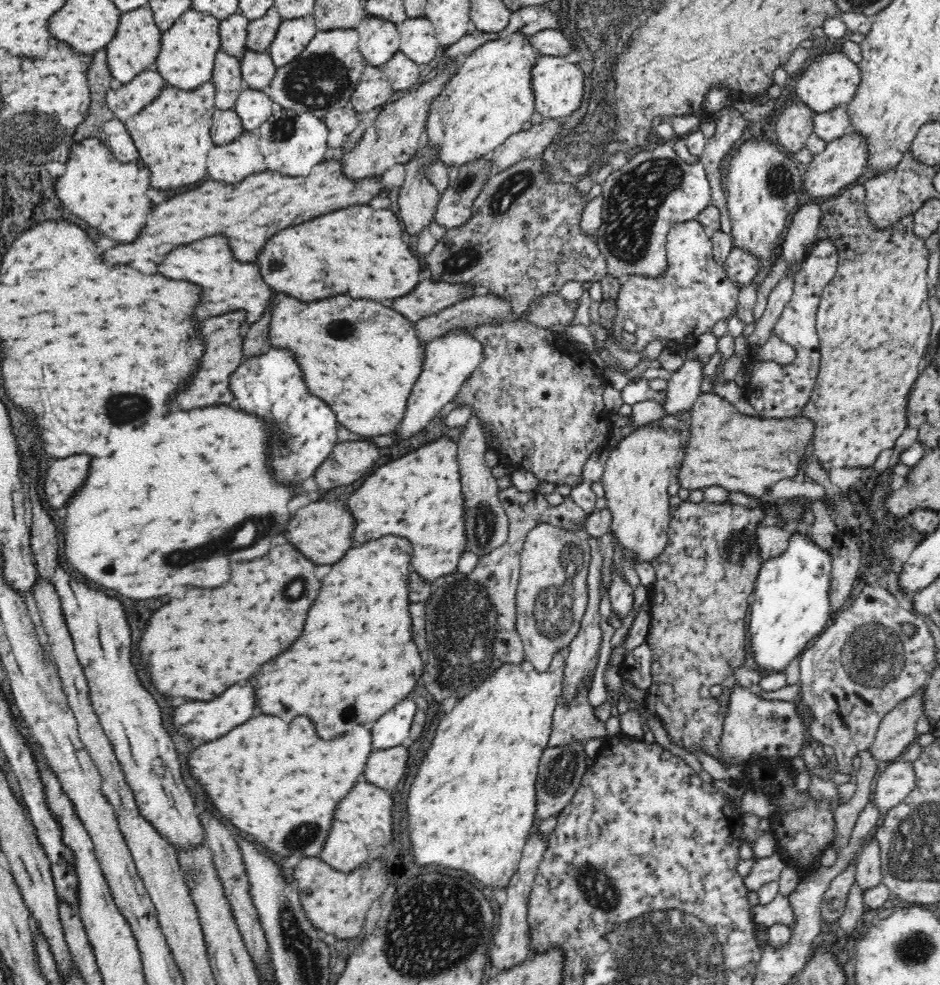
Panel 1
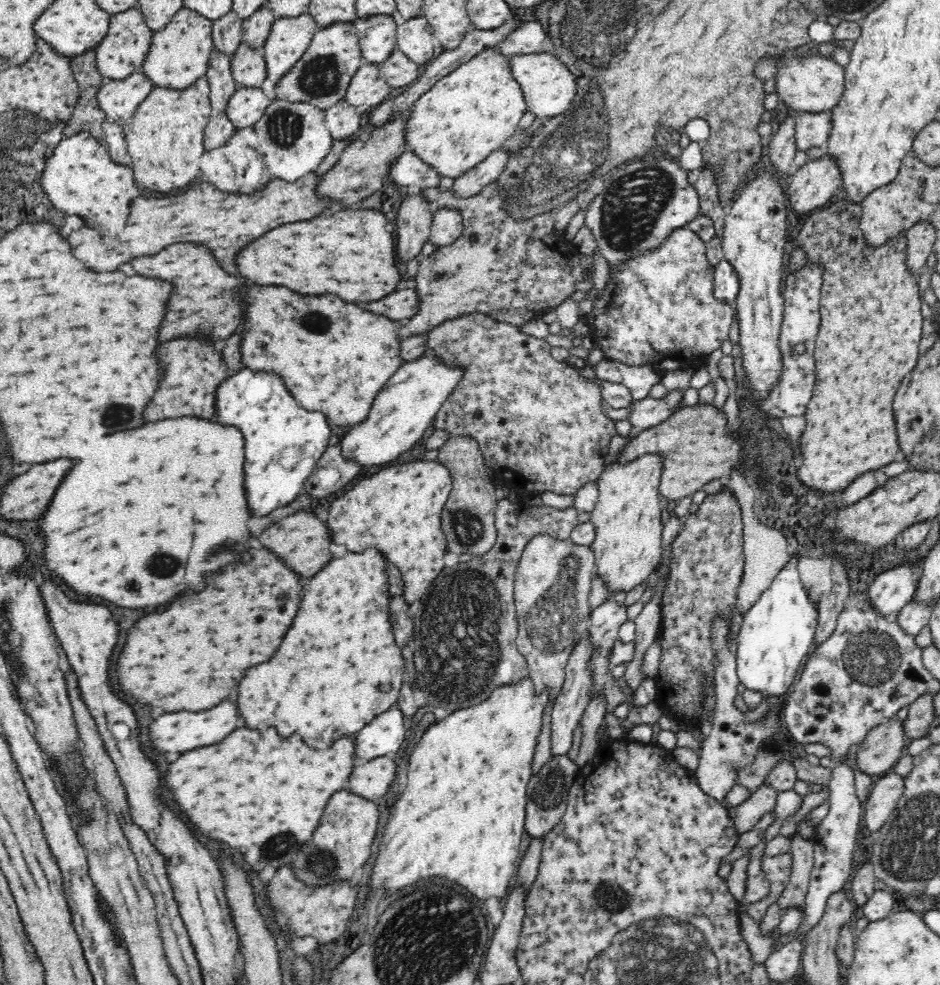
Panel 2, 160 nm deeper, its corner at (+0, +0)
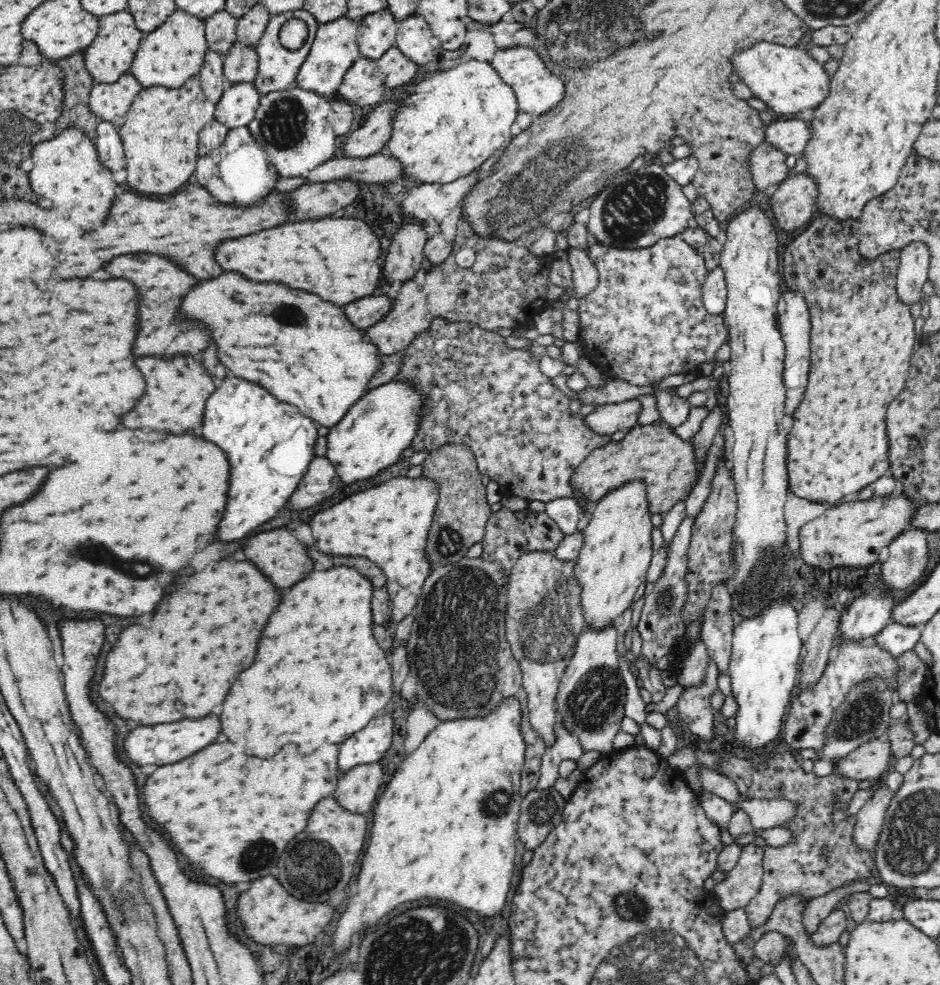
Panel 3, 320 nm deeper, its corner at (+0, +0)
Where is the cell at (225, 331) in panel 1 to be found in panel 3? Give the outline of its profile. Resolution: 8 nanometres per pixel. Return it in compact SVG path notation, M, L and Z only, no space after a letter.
M182 355L173 359L164 358L138 358L138 368L144 374L146 380L146 392L142 394L138 406L134 406L128 414L122 416L122 426L126 428L150 428L158 432L170 432L170 434L182 434L184 430L192 430L200 434L202 430L202 418L204 418L205 402L207 398L216 390L212 377L204 371L202 363L197 360L196 356Z

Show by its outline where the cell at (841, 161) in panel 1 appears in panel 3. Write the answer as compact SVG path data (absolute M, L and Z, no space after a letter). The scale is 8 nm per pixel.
M804 173L797 175L785 179L769 198L770 212L778 232L792 233L812 218L817 184Z

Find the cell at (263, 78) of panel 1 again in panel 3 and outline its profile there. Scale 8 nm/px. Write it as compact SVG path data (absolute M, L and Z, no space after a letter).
M235 41L230 51L222 58L223 74L230 83L253 83L256 79L258 58L253 46L248 47Z

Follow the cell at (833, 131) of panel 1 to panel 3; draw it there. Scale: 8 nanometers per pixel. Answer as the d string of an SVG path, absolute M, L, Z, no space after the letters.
M777 120L767 126L764 141L785 155L800 155L808 144L810 126L804 120Z

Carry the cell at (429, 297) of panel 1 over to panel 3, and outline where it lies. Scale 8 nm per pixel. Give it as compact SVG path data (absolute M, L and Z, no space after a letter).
M370 295L364 298L358 298L356 302L344 306L346 310L346 318L350 318L356 329L364 331L366 328L378 323L383 316L386 316L390 308L390 299L386 295Z

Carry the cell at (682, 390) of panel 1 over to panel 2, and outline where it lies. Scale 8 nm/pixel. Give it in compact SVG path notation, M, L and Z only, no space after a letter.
M680 391L667 392L667 396L663 400L649 396L642 400L634 400L628 406L629 415L624 420L628 421L633 430L637 432L652 428L666 420L673 413L670 408L674 408L681 400Z

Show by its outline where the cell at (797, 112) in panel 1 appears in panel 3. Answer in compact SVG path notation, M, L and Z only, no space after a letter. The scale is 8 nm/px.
M762 141L758 148L748 154L748 171L755 191L765 191L771 185L780 185L787 179L786 155L776 147Z

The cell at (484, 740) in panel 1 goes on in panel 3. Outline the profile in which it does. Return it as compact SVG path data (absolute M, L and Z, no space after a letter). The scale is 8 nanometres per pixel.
M509 698L485 717L442 722L416 750L406 754L374 808L370 840L356 878L356 892L350 894L346 910L340 914L332 934L332 950L336 954L346 950L354 934L372 926L372 922L404 902L452 902L460 908L480 912L482 916L494 916L504 908L514 876L516 836L523 800L520 789L525 748L520 718L520 703Z

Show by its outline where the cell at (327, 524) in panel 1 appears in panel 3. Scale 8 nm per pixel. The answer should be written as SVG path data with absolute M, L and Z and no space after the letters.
M285 528L262 532L262 534L250 538L242 546L242 550L246 554L246 560L254 562L254 566L258 566L258 570L262 570L262 574L266 574L270 578L270 582L278 588L294 586L315 569L304 544L298 542Z

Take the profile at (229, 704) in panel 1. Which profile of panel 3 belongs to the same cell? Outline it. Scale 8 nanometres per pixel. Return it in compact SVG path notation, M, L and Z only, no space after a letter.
M206 716L200 720L182 719L172 724L162 724L162 726L135 725L124 738L124 754L139 768L149 764L155 764L158 767L174 764L206 748L210 742L214 742L218 734L220 734L220 720L216 716Z

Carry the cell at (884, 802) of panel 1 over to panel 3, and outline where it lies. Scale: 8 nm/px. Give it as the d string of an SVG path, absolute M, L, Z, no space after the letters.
M881 786L855 816L852 843L858 851L872 852L876 846L892 797L892 792L887 787Z

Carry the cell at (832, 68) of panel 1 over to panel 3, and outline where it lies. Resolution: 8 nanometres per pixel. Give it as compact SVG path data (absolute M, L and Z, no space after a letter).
M756 42L734 54L731 64L734 75L740 77L738 82L750 89L752 98L760 99L780 116L817 108L829 94L830 76L801 47Z

